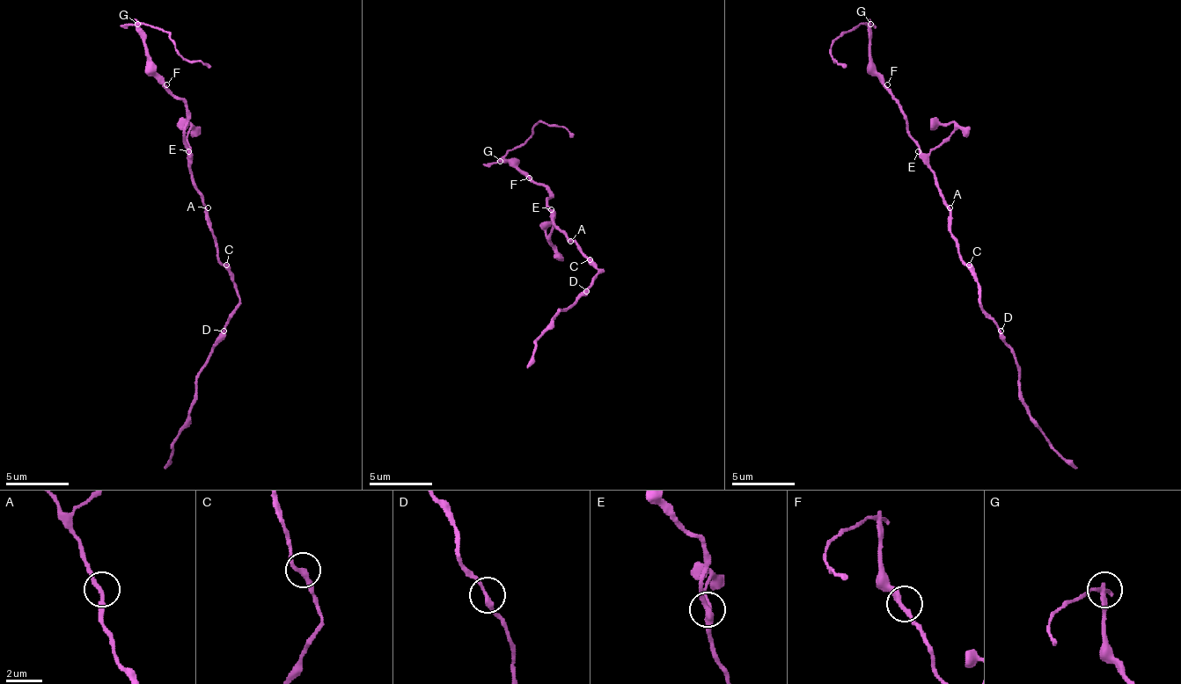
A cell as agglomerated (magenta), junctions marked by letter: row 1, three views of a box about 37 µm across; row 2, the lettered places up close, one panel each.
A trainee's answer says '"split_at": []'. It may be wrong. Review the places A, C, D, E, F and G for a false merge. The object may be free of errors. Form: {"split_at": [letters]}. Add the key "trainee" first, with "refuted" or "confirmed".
{"trainee": "refuted", "split_at": ["G"]}

